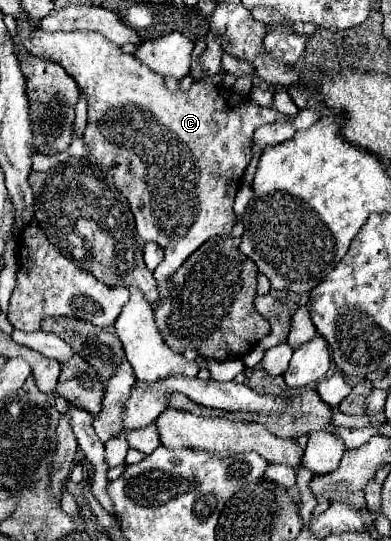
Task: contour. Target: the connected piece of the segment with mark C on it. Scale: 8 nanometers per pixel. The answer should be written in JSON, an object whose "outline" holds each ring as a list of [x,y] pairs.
{"outline":[[[34,31],[34,37],[32,41],[30,39],[24,39],[24,45],[30,49],[30,53],[38,55],[38,57],[50,57],[52,61],[60,63],[78,83],[80,91],[84,93],[86,101],[88,101],[88,125],[86,125],[86,131],[84,131],[84,141],[88,145],[88,159],[96,165],[100,165],[102,169],[106,169],[112,177],[114,177],[114,183],[118,187],[118,191],[128,199],[130,203],[130,209],[134,213],[134,219],[136,219],[136,231],[138,235],[144,239],[144,241],[154,241],[158,243],[162,249],[164,249],[164,261],[156,267],[154,271],[154,277],[158,281],[158,289],[160,289],[160,299],[154,303],[154,307],[164,299],[168,297],[168,289],[170,289],[170,275],[208,239],[216,237],[216,235],[228,235],[234,227],[234,223],[238,221],[238,217],[234,215],[232,211],[232,205],[234,205],[234,197],[238,193],[238,181],[242,179],[242,173],[246,169],[246,165],[250,163],[252,155],[250,155],[250,141],[252,141],[252,133],[264,125],[264,123],[274,123],[274,121],[280,121],[280,117],[286,121],[284,115],[280,115],[276,109],[268,109],[268,107],[260,107],[250,95],[242,97],[238,93],[234,93],[232,89],[226,89],[222,85],[212,85],[212,83],[202,83],[202,81],[194,81],[192,89],[190,91],[178,91],[176,95],[170,95],[170,91],[164,87],[164,77],[150,71],[146,65],[142,65],[134,55],[126,55],[120,51],[120,47],[112,45],[110,41],[106,41],[106,37],[102,37],[100,33],[94,33],[94,31],[70,31],[70,33],[42,33],[42,31]]]}

